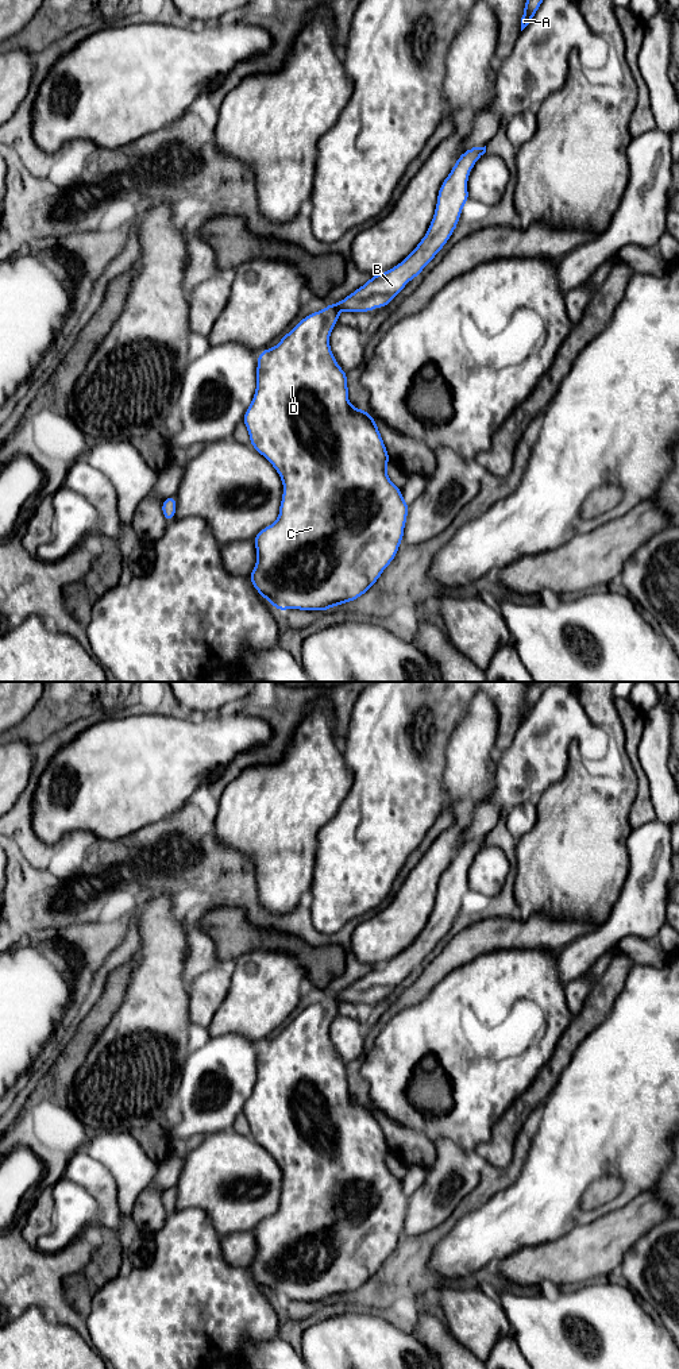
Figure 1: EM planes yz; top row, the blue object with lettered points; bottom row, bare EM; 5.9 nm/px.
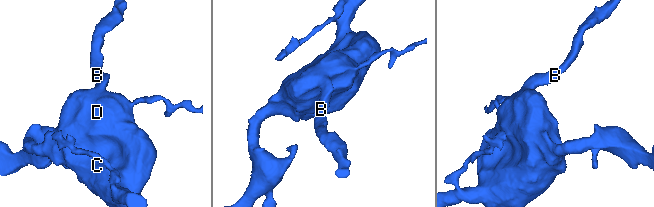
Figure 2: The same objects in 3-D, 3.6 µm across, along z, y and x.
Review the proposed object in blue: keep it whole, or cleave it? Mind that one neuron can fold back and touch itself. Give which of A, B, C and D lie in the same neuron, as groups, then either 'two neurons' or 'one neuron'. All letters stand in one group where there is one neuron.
A B C D | one neuron

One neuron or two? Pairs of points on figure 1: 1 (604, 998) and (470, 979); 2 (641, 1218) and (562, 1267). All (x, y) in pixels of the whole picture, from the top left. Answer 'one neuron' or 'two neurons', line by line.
1: two neurons
2: one neuron

